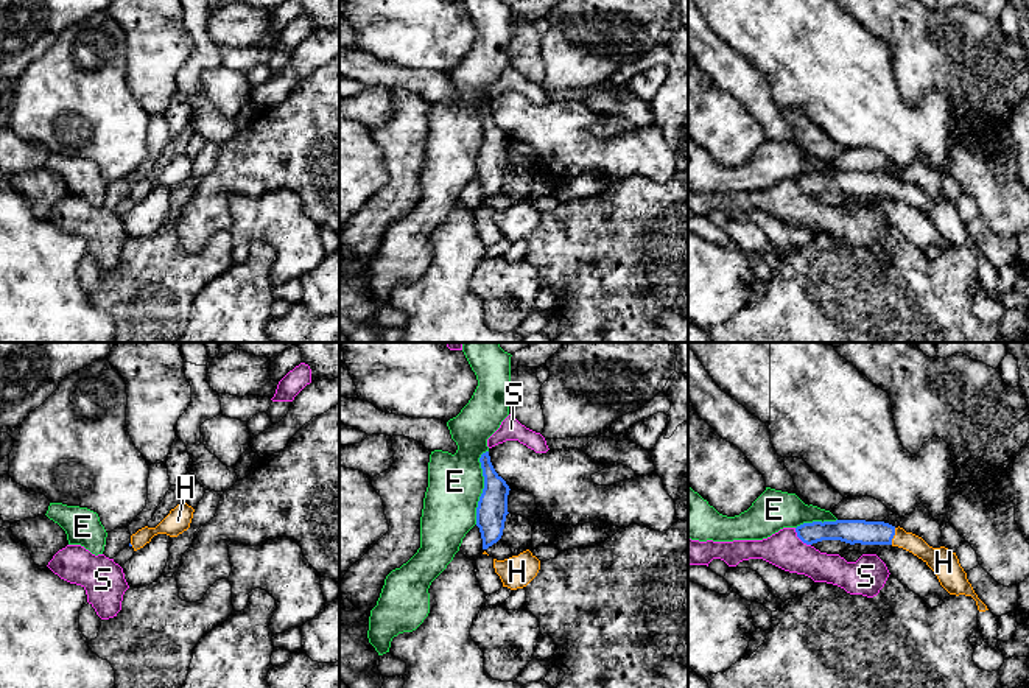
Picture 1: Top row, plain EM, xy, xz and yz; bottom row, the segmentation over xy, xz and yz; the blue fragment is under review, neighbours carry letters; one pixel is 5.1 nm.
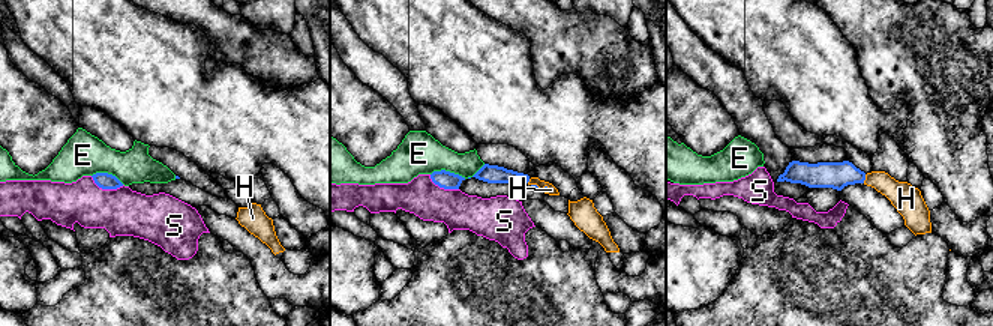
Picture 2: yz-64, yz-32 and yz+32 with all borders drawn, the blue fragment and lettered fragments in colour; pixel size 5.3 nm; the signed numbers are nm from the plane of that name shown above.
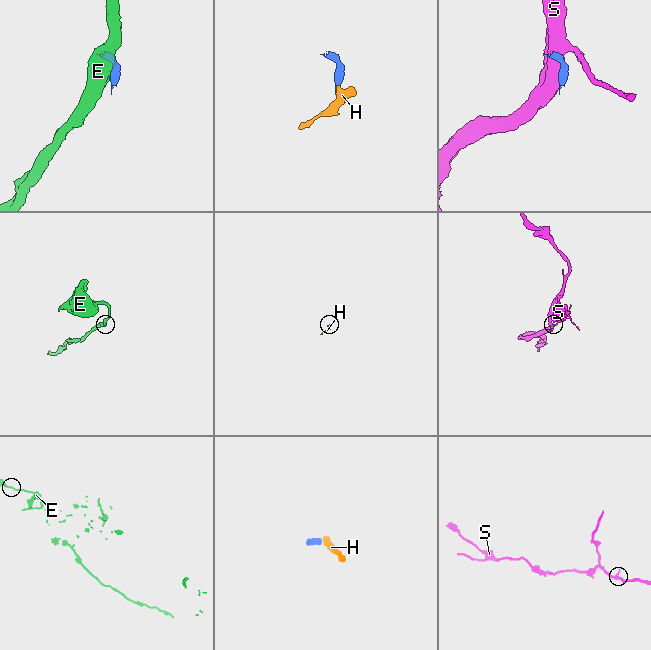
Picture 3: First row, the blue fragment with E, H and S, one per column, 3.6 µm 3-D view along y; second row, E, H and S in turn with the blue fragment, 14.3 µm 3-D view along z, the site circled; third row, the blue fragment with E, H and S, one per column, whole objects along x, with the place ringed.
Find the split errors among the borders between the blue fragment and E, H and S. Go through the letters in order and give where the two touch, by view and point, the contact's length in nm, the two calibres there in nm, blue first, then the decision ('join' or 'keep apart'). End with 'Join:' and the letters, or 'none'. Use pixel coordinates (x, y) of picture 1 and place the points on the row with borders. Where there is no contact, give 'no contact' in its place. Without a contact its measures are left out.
E: xz (484, 486) | 380 nm | 160/280 nm | keep apart
H: yz (894, 534) | 90 nm | 130/110 nm | join
S: yz (800, 539) | 130 nm | 120/190 nm | keep apart
Join: H

